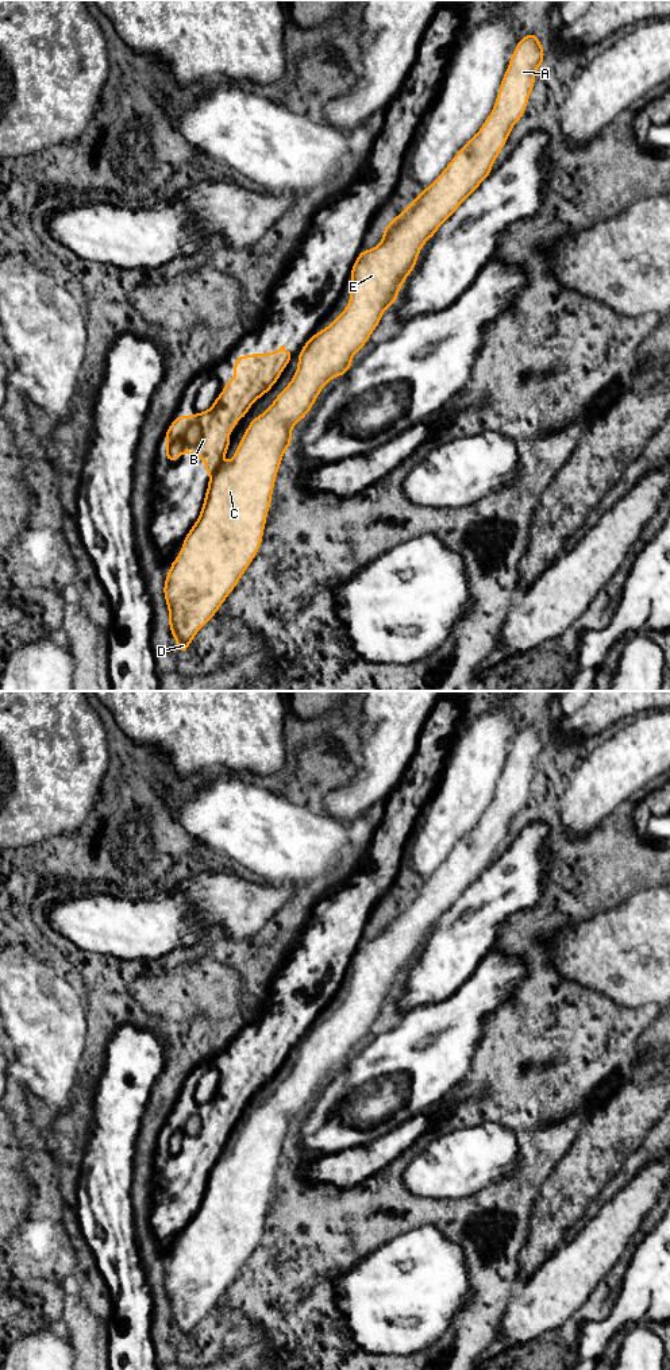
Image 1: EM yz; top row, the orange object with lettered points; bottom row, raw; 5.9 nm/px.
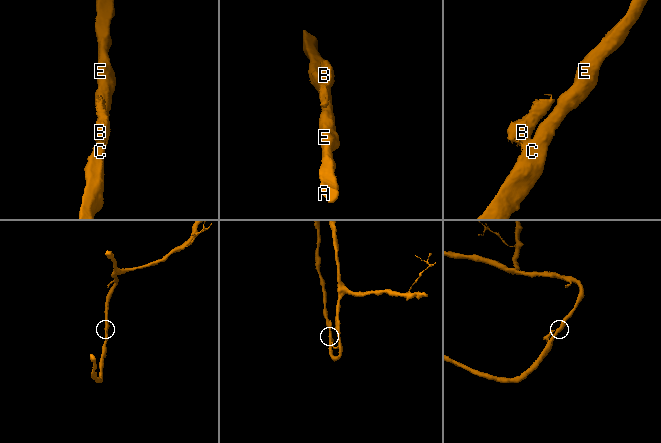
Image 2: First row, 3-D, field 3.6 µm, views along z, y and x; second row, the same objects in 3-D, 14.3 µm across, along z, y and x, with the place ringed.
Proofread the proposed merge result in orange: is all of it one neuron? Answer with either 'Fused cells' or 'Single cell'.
Fused cells

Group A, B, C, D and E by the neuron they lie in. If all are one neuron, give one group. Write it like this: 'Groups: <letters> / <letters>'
Groups: A C D E / B

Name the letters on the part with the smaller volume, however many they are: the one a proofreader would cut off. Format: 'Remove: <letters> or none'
Remove: B

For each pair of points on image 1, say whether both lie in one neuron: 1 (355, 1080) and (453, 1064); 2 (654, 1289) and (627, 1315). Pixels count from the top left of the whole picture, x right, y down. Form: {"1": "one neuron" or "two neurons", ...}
{"1": "one neuron", "2": "one neuron"}

